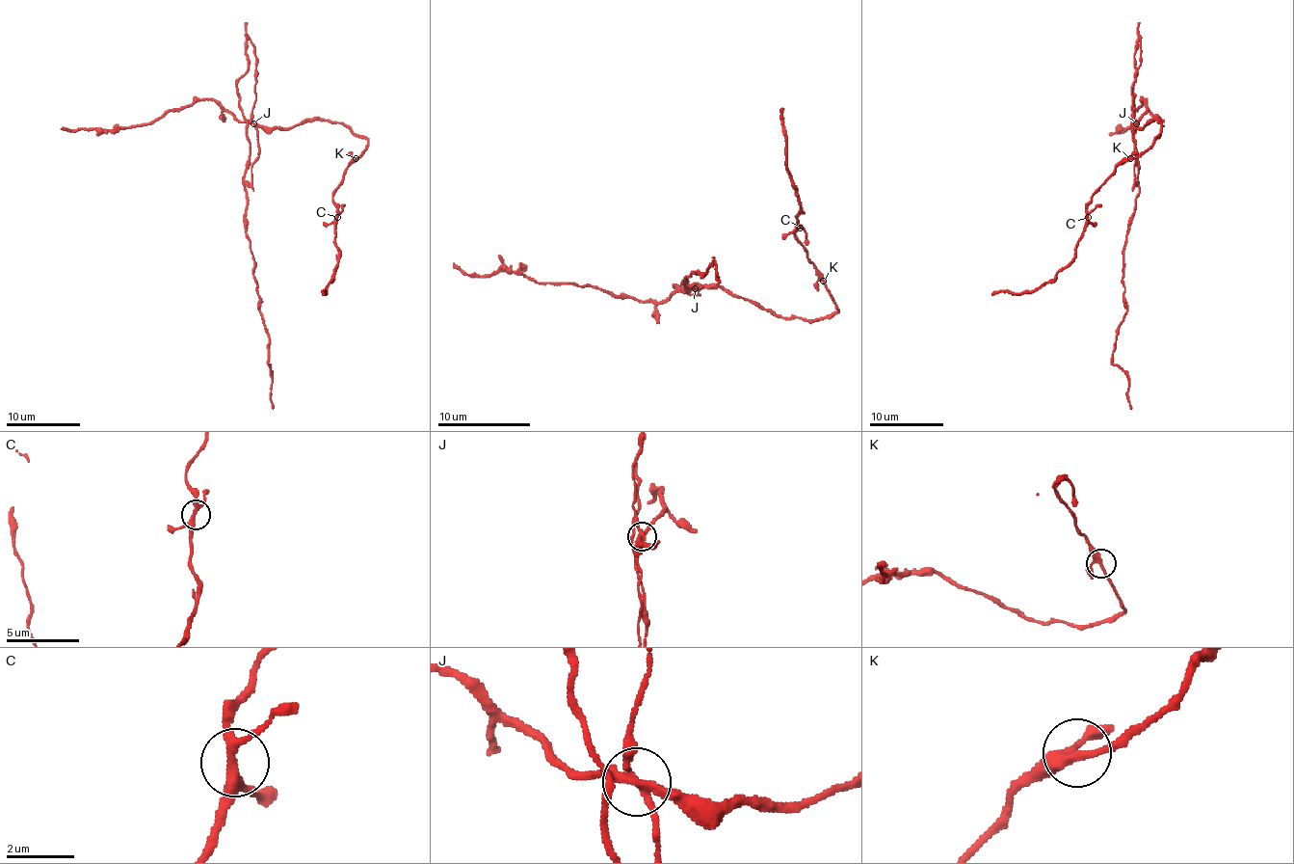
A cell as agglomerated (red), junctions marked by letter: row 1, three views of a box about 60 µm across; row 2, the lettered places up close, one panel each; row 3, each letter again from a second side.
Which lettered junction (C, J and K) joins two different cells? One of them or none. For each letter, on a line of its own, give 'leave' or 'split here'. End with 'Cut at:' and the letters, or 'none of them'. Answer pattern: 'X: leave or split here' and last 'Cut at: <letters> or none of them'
C: leave
J: split here
K: leave
Cut at: J

